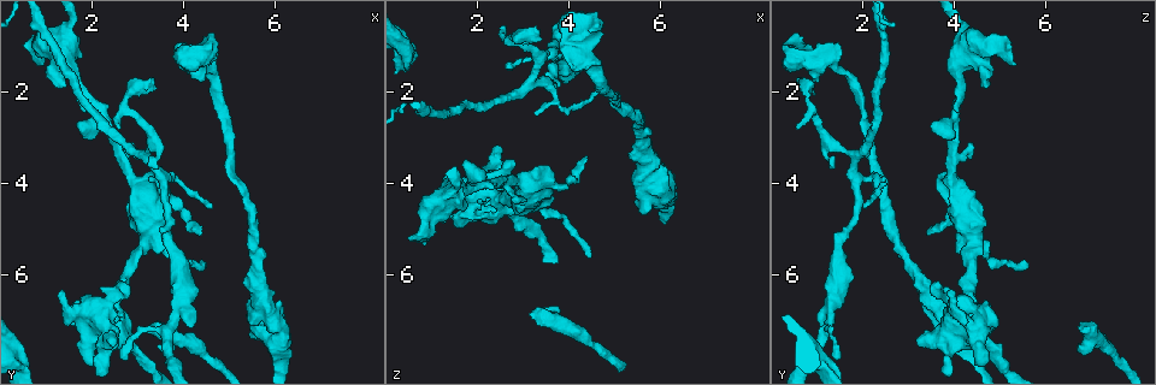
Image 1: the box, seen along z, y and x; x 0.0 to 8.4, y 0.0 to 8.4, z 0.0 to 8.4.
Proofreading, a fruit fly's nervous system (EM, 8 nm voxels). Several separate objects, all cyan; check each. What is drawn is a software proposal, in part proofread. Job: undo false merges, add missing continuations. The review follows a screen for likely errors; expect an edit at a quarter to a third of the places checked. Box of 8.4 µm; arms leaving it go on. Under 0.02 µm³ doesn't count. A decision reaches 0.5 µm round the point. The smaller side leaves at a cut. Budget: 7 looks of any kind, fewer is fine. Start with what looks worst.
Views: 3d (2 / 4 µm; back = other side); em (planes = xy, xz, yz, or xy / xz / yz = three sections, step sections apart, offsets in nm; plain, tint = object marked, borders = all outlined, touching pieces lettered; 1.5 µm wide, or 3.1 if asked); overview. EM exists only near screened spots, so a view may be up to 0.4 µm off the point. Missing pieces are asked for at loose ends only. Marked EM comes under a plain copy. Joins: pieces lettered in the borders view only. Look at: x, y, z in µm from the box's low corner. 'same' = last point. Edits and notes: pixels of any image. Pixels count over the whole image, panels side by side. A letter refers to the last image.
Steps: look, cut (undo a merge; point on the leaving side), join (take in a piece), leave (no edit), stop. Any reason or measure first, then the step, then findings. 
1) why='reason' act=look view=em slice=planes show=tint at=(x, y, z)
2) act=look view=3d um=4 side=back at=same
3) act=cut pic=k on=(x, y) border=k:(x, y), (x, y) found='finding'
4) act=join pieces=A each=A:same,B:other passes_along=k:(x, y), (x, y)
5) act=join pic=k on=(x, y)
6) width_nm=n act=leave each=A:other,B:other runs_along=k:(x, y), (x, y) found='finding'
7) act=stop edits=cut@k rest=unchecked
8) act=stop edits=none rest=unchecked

why='free end' act=look view=3d um=2 at=(1.35, 6.40, 3.90)

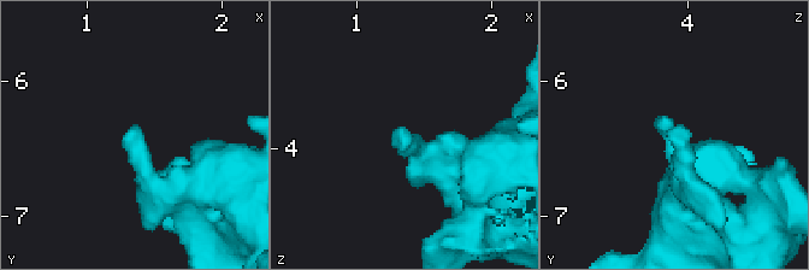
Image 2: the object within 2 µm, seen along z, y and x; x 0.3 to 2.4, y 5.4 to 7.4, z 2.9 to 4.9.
why='shape alone is not enough' act=look view=em slice=planes show=borders at=(1.32, 6.38, 3.86)

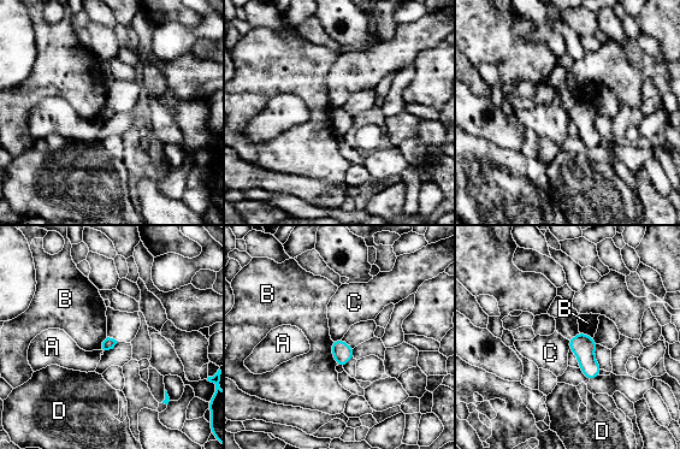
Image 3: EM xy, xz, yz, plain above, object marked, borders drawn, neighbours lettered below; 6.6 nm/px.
act=leave each=A:other,B:other,C:other,D:other border=3:(341, 338), (332, 341) found='none of them fits'

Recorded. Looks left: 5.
act=look view=em slice=planes show=borders at=(1.70, 2.75, 3.50)

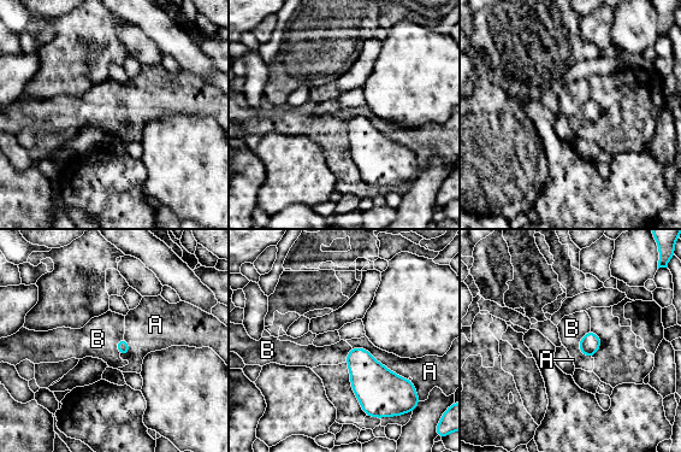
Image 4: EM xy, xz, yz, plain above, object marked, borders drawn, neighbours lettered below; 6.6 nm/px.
act=leave each=A:other,B:other border=4:(590, 329), (579, 342), (587, 358) found='none of them fits'

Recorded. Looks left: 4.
why='thick turns thin' act=look view=3d um=4 at=(6.00, 7.00, 4.10)

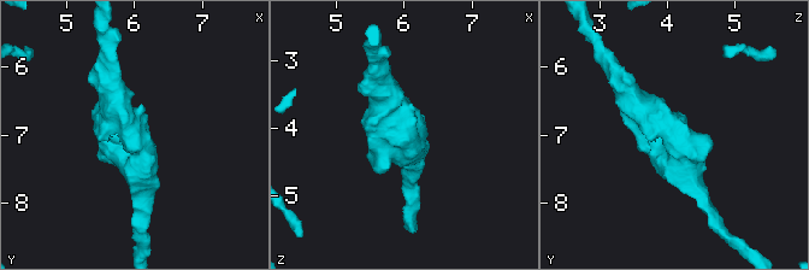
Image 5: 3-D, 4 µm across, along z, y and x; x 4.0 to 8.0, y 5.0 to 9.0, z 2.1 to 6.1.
why='now the EM' act=look view=em slice=yz step=4 show=tint at=(6.00, 7.00, 4.15)

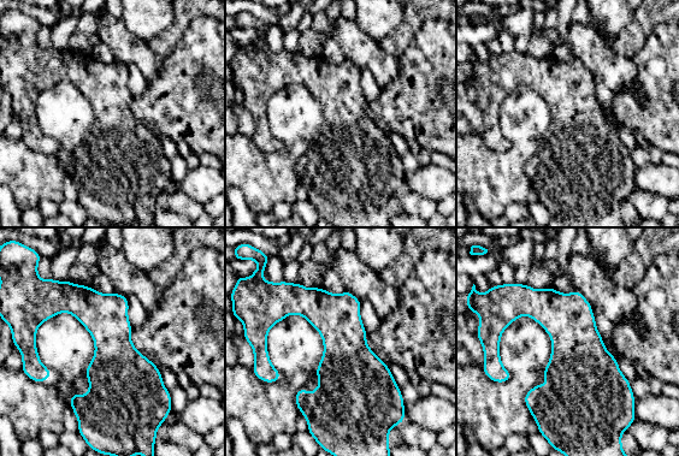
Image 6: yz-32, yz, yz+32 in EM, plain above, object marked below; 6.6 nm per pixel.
act=look view=em slice=planes show=borders at=same

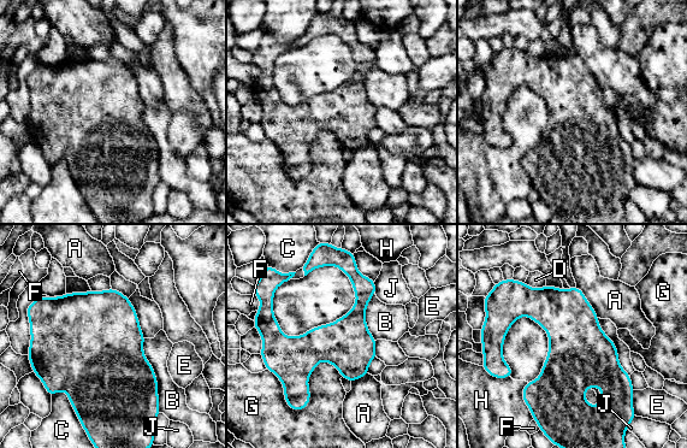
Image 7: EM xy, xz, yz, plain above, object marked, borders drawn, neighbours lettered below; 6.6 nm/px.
act=leave each=A:other,B:other,C:other,D:other,E:other,F:other,G:other,H:other,J:other border=7:(330, 361), (297, 411) found='all the same cell'

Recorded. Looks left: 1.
act=stop edits=none rest=unchecked

